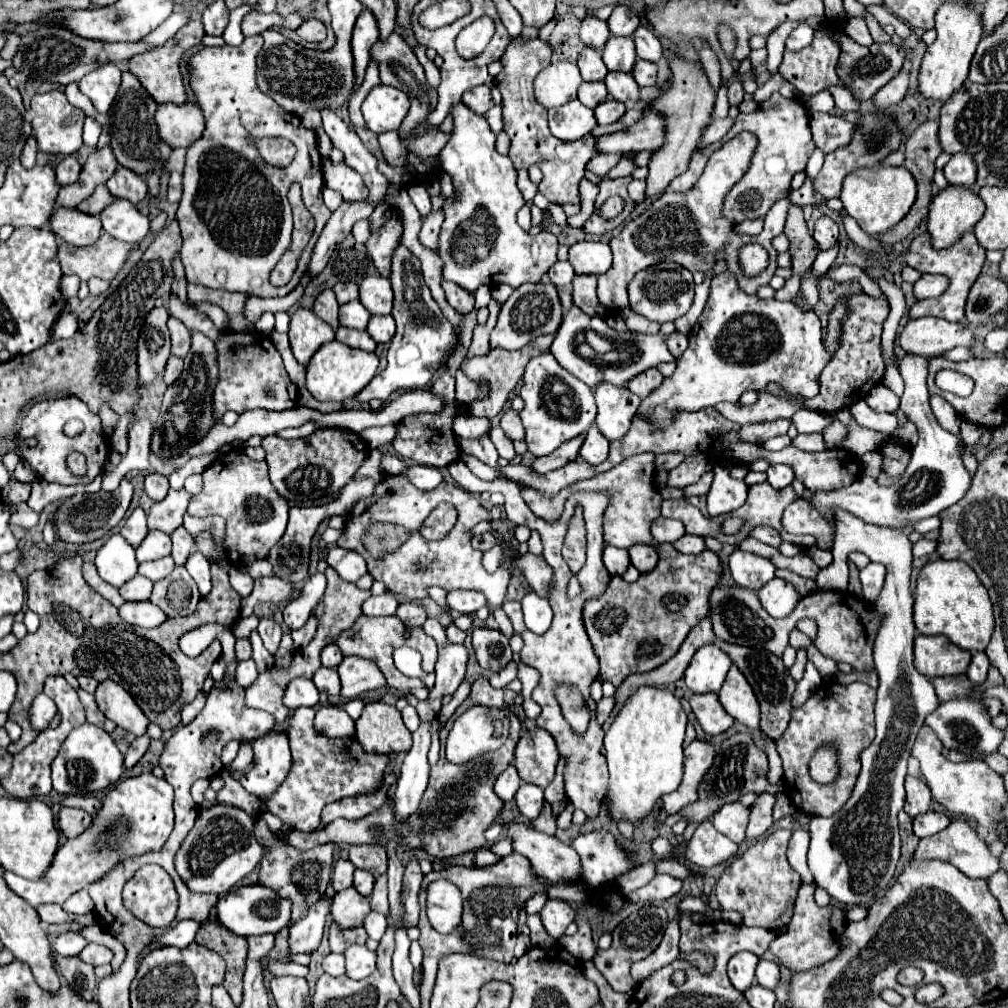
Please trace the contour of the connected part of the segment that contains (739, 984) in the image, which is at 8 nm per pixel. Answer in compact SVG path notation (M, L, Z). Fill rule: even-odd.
M737 952L727 966L727 974L731 984L739 990L745 992L753 982L755 982L755 966L759 958L751 952Z

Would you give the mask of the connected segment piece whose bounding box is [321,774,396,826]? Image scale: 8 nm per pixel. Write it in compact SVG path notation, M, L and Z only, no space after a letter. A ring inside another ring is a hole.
M385 774L383 786L379 792L369 794L369 796L355 796L355 798L343 798L333 804L327 804L321 814L321 824L327 826L335 818L347 818L347 820L359 820L365 818L367 814L379 810L387 802L387 788L395 782L394 774Z

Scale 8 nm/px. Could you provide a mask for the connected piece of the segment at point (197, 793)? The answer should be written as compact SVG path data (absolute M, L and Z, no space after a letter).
M199 778L193 786L191 786L191 796L193 796L193 800L197 802L197 804L201 804L203 802L203 792L209 788L209 780L207 778Z

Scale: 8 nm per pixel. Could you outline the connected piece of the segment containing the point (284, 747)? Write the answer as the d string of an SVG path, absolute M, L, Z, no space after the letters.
M269 732L253 742L253 768L241 776L241 786L261 798L269 800L291 770L291 752L285 732Z

